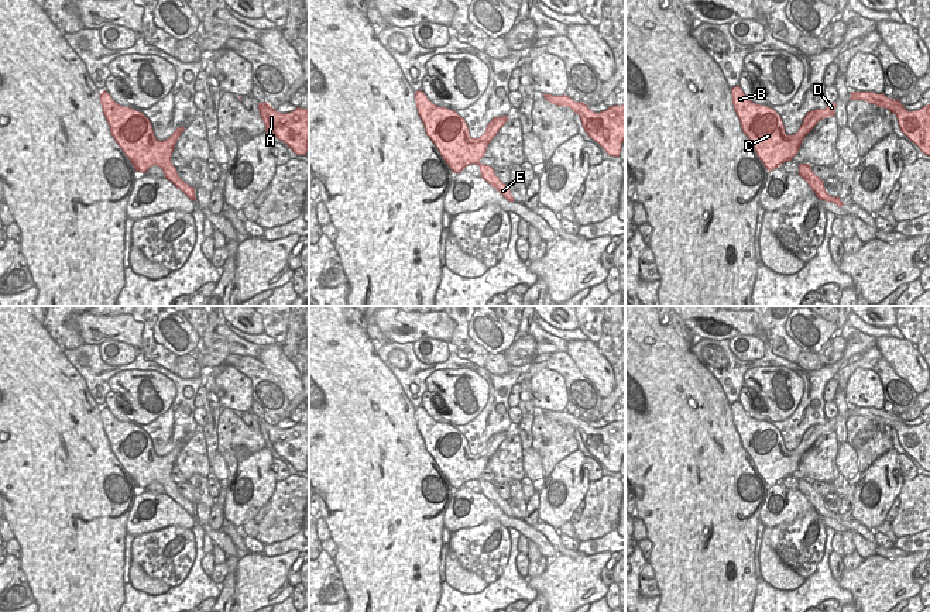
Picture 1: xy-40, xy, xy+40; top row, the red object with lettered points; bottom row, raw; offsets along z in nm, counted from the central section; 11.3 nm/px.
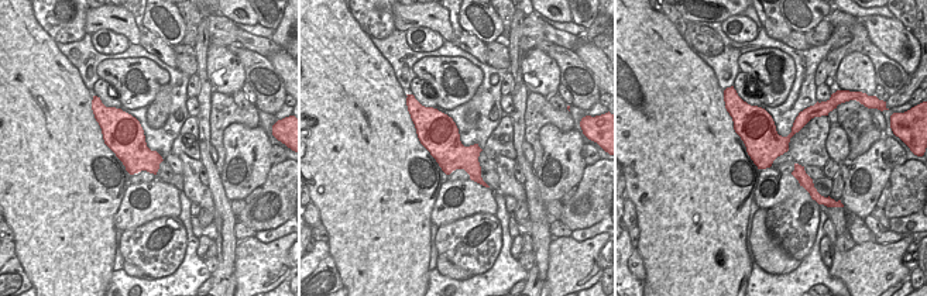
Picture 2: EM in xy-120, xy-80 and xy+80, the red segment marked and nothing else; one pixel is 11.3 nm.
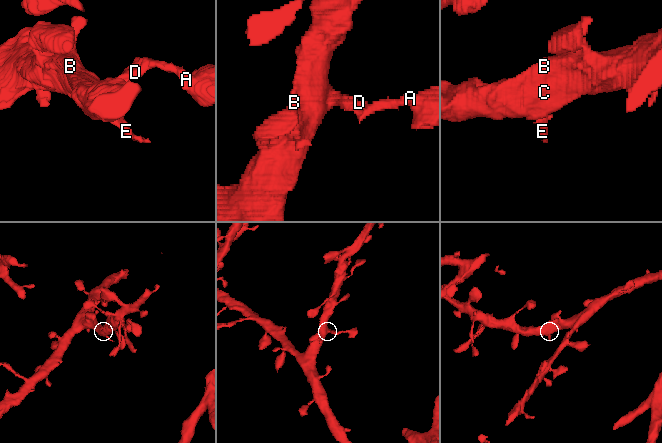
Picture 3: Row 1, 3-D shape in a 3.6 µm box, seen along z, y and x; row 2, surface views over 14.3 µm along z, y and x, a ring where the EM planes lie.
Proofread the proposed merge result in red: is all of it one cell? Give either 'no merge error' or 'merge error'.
no merge error

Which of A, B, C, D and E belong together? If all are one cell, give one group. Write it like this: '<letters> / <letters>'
A B C D E

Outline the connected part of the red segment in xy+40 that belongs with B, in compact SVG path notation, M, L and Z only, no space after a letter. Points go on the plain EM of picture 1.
M739 402L732 403L731 410L741 444L769 488L779 484L783 478L792 477L799 468L804 453L820 436L835 432L837 423L835 419L831 419L824 424L809 427L799 447L787 451L780 432L773 424L752 419Z

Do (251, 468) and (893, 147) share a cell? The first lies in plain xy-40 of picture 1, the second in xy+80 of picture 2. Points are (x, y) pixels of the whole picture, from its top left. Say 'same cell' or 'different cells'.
different cells

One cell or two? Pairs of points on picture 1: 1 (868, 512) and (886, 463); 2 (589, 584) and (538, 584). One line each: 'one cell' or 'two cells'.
1: one cell
2: one cell

